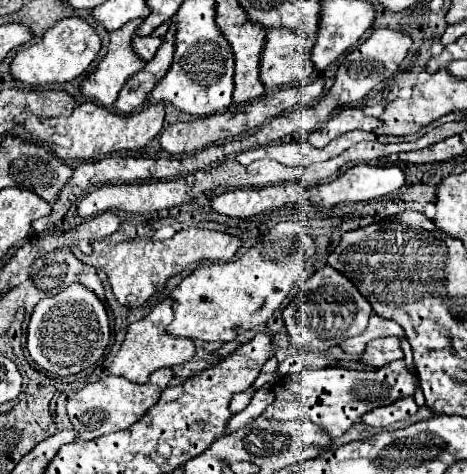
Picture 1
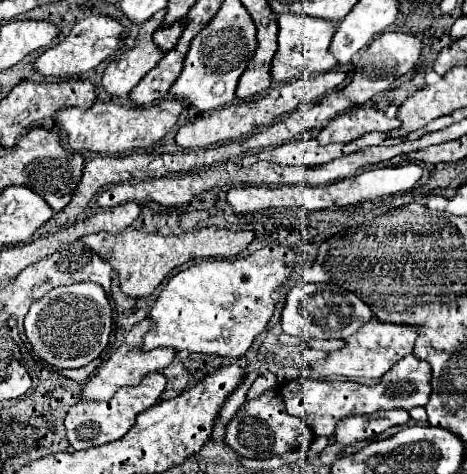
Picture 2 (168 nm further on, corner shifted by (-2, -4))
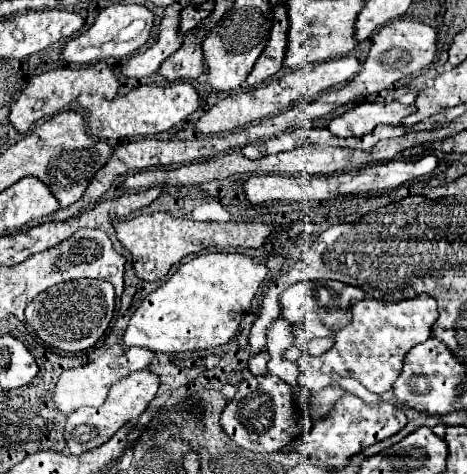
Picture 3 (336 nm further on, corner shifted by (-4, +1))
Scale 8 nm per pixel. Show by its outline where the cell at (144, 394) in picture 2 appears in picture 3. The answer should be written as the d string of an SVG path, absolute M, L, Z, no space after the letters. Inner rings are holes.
M136 371L130 377L122 377L118 383L114 383L110 387L108 399L102 407L94 409L94 407L82 407L76 409L68 415L66 419L66 427L64 427L64 439L68 443L68 449L72 455L80 455L84 451L90 451L94 447L104 445L110 437L116 435L116 431L126 425L128 421L134 421L136 417L140 417L140 413L150 405L150 401L156 397L160 385L160 377L152 371Z

